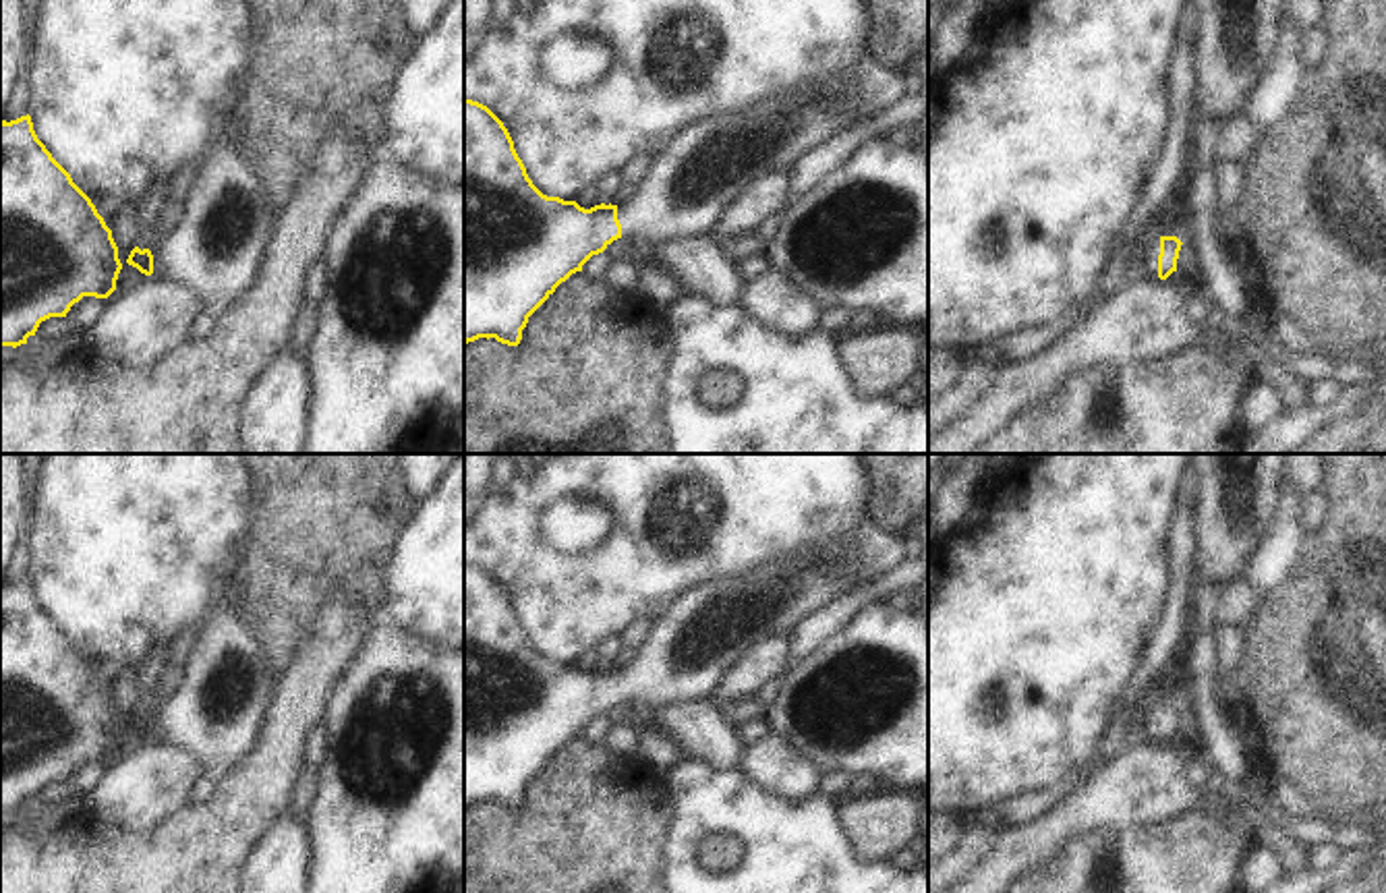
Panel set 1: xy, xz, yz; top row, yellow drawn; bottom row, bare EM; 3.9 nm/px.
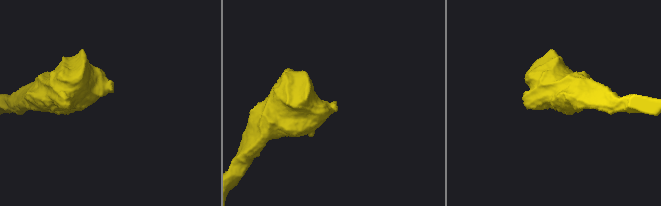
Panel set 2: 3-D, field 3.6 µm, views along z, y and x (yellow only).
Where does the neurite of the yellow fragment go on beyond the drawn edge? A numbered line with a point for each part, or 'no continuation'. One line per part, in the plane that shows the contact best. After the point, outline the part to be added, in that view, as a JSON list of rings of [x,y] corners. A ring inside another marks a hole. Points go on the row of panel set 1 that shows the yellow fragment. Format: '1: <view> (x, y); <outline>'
1: yz (1152, 249); [[[1152,234],[1146,244],[1146,257],[1144,257],[1139,276],[1160,280],[1158,278],[1158,255],[1160,255],[1160,236]]]

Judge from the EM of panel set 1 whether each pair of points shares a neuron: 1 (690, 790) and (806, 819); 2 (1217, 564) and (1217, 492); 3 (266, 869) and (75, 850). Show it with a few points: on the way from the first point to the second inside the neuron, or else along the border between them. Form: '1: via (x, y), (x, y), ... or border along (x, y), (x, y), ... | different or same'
1: via (719, 802), (734, 804), (757, 819), (777, 819) | same
2: via (1217, 545), (1217, 510) | same
3: border along (270, 825), (239, 871) | different

